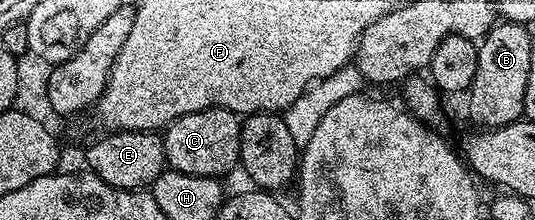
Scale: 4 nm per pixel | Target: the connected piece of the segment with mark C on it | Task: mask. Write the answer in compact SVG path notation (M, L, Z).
M206 109L177 118L162 134L166 164L185 175L222 178L223 173L240 164L240 122L228 109Z

